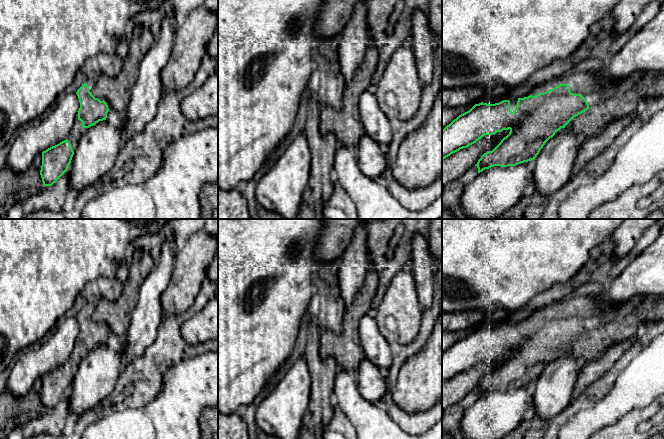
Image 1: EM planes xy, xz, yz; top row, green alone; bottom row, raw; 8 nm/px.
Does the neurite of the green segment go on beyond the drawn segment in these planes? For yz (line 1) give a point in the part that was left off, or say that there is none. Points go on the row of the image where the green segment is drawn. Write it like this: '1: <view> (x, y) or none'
1: yz (615, 99)

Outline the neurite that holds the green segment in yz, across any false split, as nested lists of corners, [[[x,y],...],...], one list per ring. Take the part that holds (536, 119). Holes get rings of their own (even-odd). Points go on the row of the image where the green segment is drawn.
[[[598,70],[571,72],[565,78],[559,77],[536,86],[528,97],[510,96],[495,104],[475,104],[442,130],[442,160],[481,138],[492,137],[508,129],[509,134],[478,160],[475,165],[478,173],[494,166],[516,166],[534,160],[545,143],[561,128],[572,129],[581,145],[598,135],[612,121],[634,115],[643,95],[641,86],[648,78],[646,73],[635,72],[625,80],[609,80],[605,83],[605,78],[599,75]]]

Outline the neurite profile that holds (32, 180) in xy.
[[[39,153],[34,158],[31,167],[26,173],[17,174],[7,164],[0,169],[0,219],[7,219],[8,212],[16,204],[24,202],[29,196],[40,193],[43,188],[40,175],[41,166],[42,153]]]

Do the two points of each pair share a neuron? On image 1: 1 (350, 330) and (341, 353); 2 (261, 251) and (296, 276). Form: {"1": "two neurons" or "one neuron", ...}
{"1": "one neuron", "2": "one neuron"}

